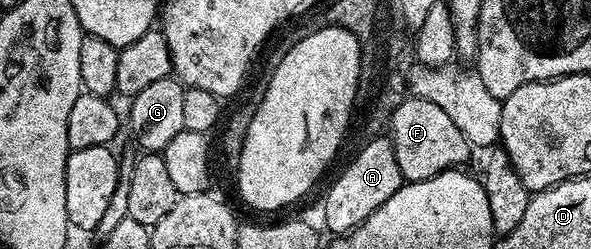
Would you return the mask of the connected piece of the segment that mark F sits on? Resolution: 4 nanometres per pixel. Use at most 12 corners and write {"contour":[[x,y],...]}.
{"contour":[[406,97],[387,124],[402,180],[465,165],[471,146],[438,105]]}

